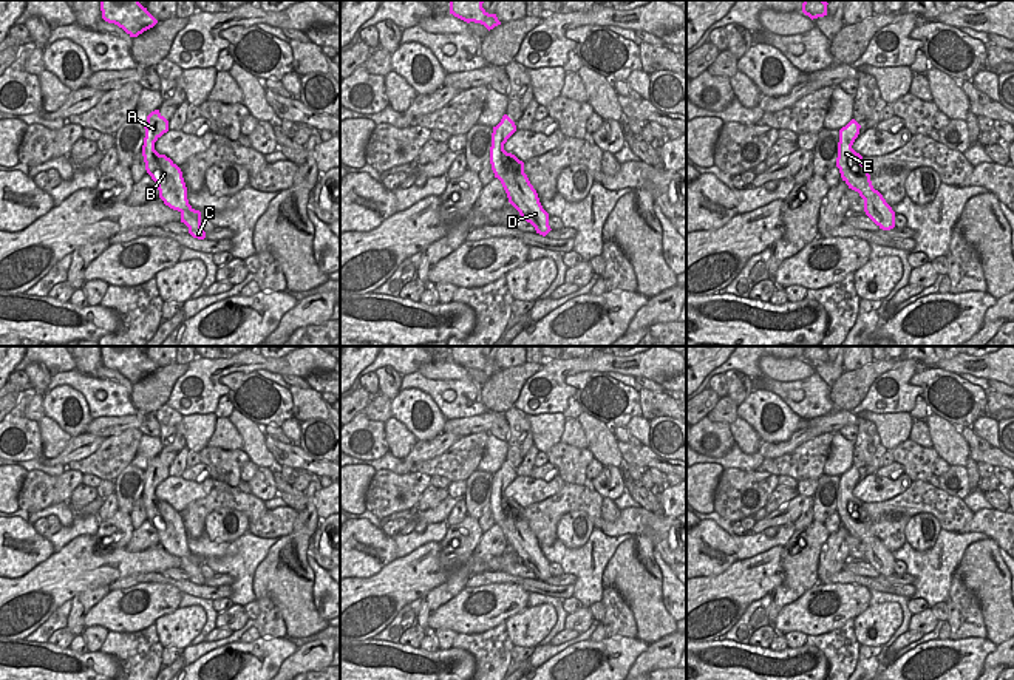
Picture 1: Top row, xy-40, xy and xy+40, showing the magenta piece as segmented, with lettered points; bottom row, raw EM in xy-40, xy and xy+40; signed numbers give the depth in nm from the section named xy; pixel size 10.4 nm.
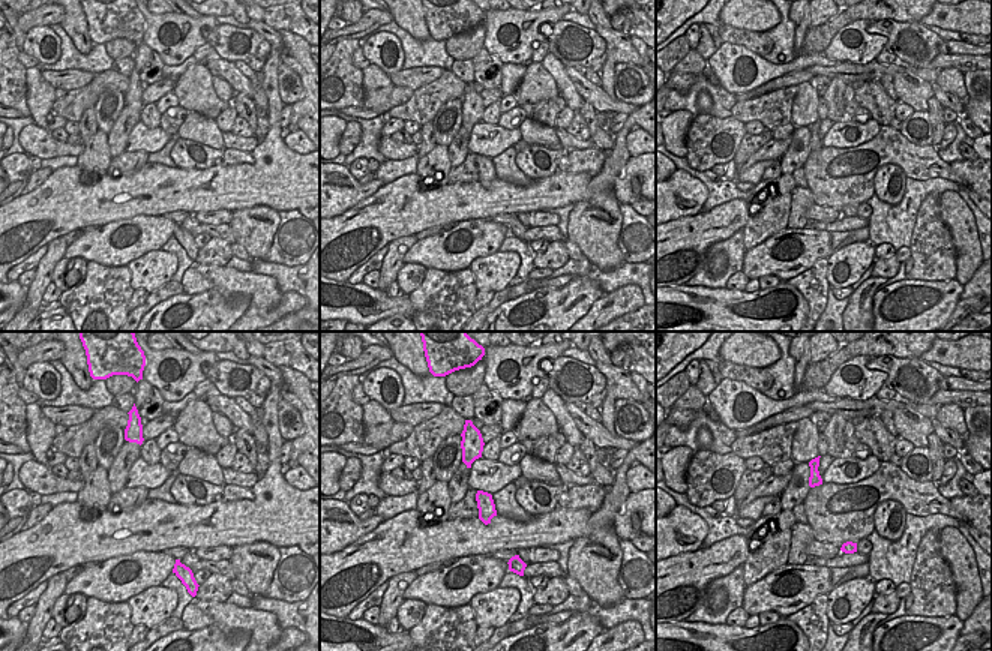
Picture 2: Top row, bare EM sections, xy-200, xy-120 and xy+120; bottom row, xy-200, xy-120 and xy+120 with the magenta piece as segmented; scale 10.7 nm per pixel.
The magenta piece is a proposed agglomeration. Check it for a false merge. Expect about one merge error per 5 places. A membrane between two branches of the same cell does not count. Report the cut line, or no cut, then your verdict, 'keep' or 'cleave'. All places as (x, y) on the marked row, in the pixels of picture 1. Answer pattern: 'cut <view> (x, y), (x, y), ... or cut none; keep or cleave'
cut none; keep

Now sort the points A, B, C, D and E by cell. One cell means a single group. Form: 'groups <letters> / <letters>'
groups A B C D E

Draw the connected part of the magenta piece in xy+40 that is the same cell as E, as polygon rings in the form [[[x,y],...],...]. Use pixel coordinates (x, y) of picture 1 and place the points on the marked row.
[[[852,119],[839,130],[836,167],[849,189],[859,193],[864,199],[866,215],[883,230],[895,227],[895,212],[883,195],[873,189],[867,167],[861,162],[863,156],[852,145],[859,134],[861,125]]]

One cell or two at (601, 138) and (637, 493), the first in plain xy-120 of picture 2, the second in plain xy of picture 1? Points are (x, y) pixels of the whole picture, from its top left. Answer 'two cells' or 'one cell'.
one cell

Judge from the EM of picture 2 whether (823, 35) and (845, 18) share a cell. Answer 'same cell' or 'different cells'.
same cell

